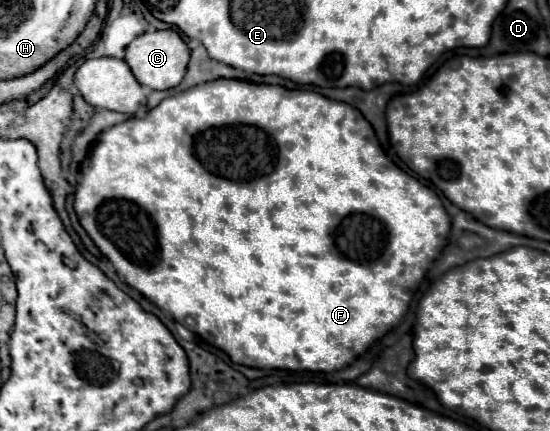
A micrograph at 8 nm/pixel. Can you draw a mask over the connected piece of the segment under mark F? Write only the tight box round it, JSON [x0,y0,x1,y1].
[73,78,451,372]

